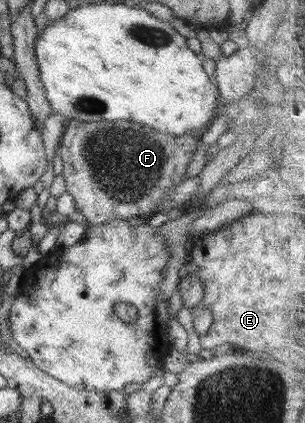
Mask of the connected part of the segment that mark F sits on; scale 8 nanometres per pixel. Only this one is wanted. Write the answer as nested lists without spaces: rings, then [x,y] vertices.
[[[78,121],[66,122],[64,136],[58,146],[63,161],[62,176],[66,182],[67,192],[74,196],[76,208],[90,224],[110,222],[112,219],[156,216],[156,207],[164,193],[172,186],[187,178],[188,164],[198,152],[200,137],[187,134],[181,137],[166,135],[155,131],[152,127],[120,121],[118,123],[118,139],[116,139],[116,123],[112,121]]]

